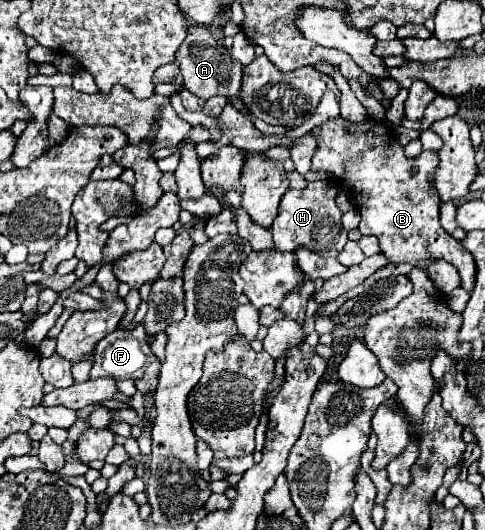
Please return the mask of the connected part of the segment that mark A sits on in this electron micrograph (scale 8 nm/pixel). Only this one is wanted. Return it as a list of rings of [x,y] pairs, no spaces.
[[[191,24],[187,28],[187,38],[177,52],[175,62],[179,64],[179,70],[183,74],[183,86],[187,90],[191,90],[195,96],[199,96],[203,100],[209,100],[211,96],[225,96],[227,100],[239,98],[243,66],[239,60],[231,58],[229,50],[225,46],[221,46],[207,28],[199,26],[199,24]]]

